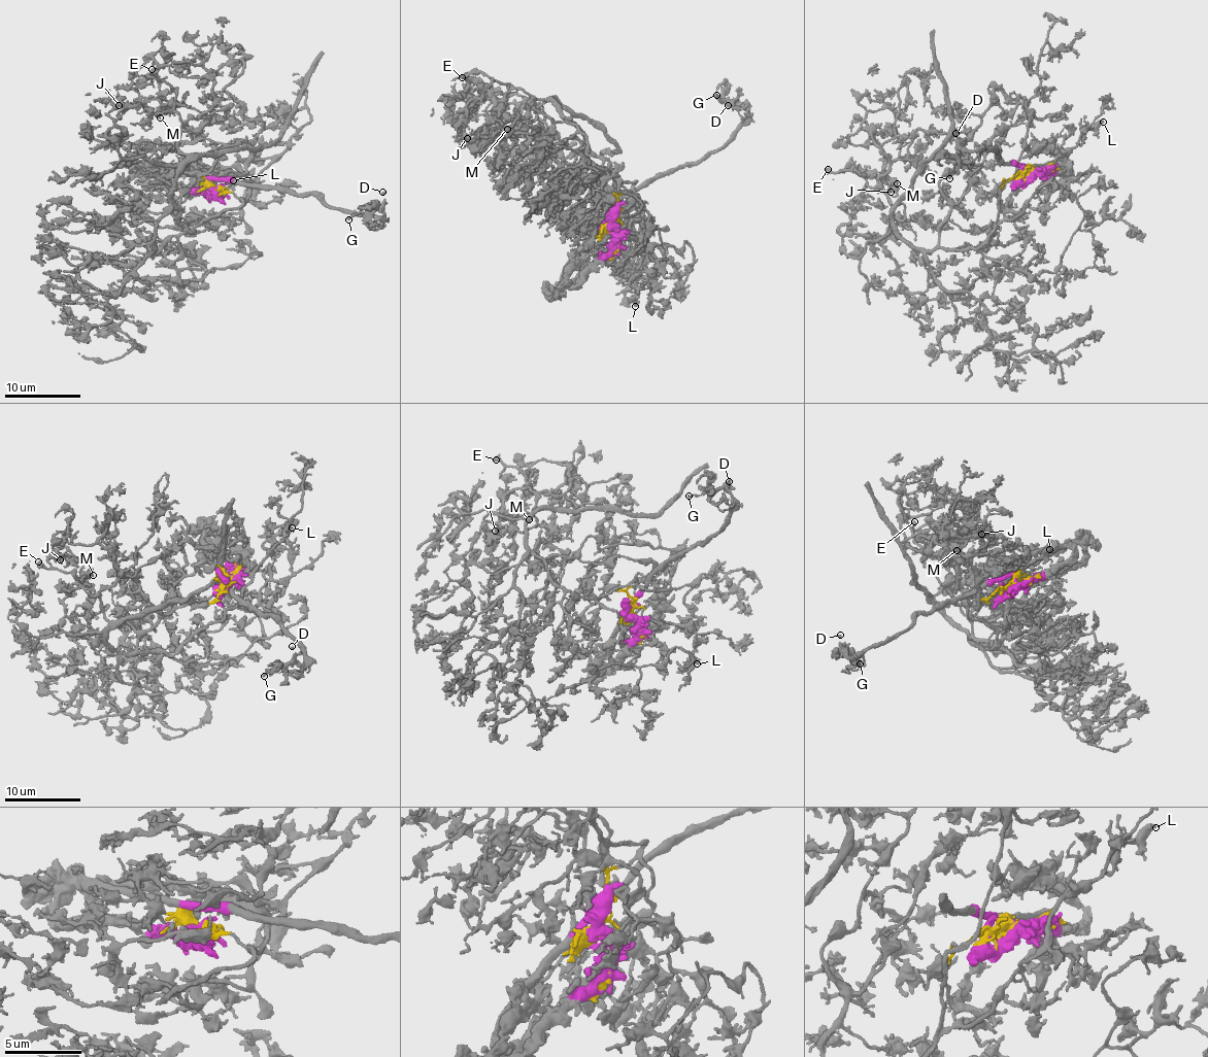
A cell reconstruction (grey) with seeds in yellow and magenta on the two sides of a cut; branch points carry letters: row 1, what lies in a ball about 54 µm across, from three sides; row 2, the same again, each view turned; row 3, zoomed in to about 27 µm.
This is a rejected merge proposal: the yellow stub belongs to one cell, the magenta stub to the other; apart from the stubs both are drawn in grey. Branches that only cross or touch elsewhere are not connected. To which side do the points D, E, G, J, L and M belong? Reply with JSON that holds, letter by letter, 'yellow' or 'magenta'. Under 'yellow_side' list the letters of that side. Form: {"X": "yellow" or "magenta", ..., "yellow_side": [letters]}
{"D": "magenta", "E": "yellow", "G": "magenta", "J": "yellow", "L": "yellow", "M": "yellow", "yellow_side": ["E", "J", "L", "M"]}

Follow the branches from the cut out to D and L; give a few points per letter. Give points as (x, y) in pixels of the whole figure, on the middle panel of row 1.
D: (615, 227), (610, 217), (614, 208), (642, 186), (700, 163), (728, 140), (745, 109), (733, 101), (728, 105)
L: (613, 227), (617, 196), (634, 182), (616, 183), (630, 195), (630, 220), (648, 223), (664, 259), (636, 306)

